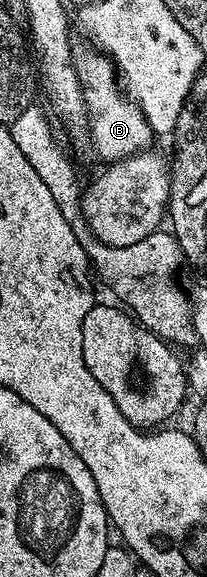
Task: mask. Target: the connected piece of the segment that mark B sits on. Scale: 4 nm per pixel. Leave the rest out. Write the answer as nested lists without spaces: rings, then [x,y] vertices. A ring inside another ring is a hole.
[[[83,52],[75,56],[75,69],[83,87],[89,129],[91,128],[92,150],[103,162],[124,160],[127,156],[148,151],[152,147],[153,133],[145,114],[121,87],[114,63],[106,55],[95,52]]]

